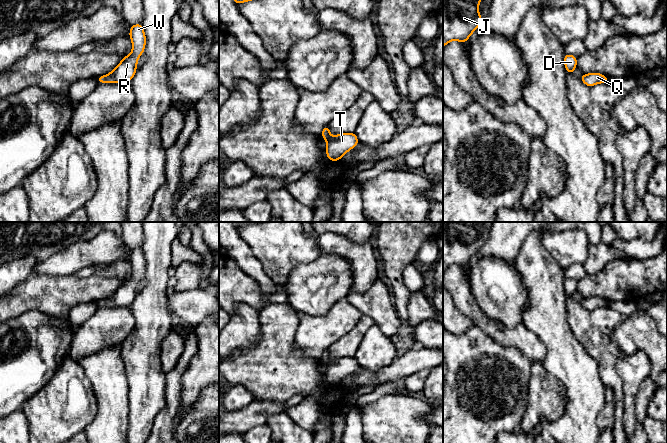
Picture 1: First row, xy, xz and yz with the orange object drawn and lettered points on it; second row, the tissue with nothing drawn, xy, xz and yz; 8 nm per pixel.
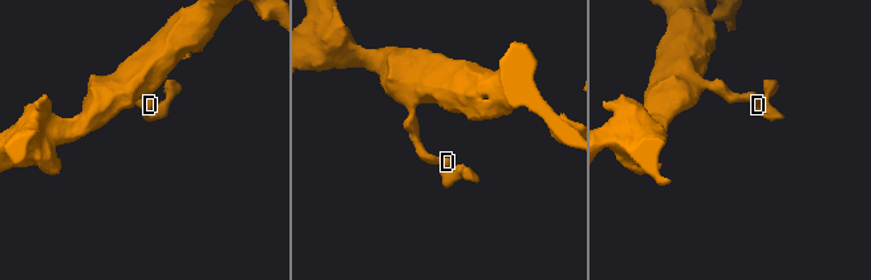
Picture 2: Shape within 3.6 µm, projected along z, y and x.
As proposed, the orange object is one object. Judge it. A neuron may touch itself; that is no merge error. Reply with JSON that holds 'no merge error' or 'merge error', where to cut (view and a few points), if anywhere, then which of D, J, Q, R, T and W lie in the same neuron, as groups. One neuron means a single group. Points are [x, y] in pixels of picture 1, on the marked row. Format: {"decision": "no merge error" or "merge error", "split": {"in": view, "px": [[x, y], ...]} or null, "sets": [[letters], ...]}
{"decision": "no merge error", "split": null, "sets": [["D", "J", "Q", "R", "T", "W"]]}

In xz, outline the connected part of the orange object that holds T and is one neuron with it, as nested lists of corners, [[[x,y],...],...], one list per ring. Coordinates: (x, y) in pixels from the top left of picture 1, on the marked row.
[[[329,125],[323,128],[321,135],[327,142],[326,156],[330,161],[340,161],[343,155],[359,143],[355,132],[336,134],[332,137],[330,135]]]

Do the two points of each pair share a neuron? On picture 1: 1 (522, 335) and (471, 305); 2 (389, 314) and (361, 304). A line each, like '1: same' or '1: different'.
1: same
2: same

